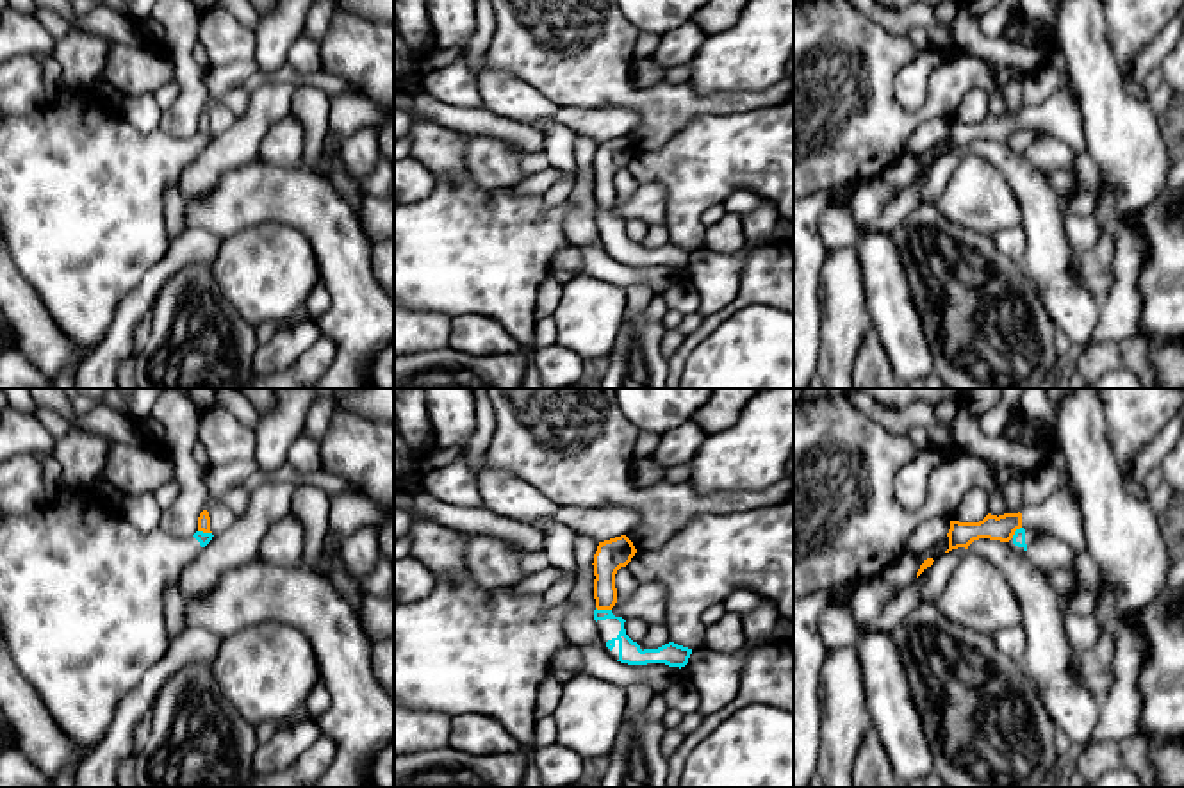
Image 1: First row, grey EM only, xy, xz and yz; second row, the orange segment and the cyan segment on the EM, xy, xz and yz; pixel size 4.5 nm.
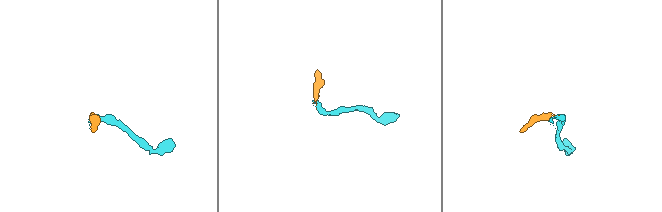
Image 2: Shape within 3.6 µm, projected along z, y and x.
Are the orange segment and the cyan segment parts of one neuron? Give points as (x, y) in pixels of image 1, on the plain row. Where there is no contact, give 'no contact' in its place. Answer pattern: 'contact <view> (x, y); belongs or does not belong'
contact xz (603, 209); does not belong

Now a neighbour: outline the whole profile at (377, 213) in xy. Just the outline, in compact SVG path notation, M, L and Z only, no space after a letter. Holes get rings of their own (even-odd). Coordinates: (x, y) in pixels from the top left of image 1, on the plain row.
M394 191L387 196L364 194L358 221L369 244L394 241Z

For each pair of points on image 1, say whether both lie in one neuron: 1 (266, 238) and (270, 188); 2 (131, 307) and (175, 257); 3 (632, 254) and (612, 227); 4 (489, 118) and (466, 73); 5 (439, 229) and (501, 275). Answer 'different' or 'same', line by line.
1: different
2: same
3: same
4: different
5: same

